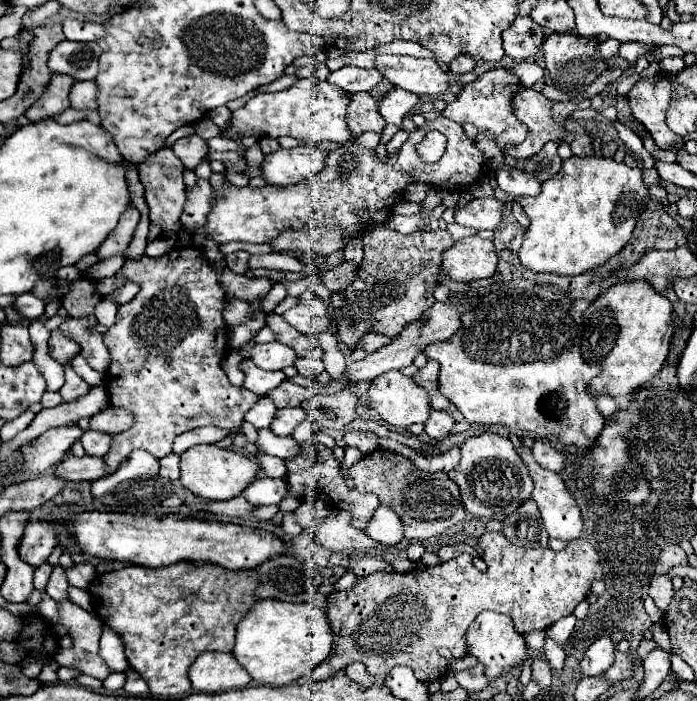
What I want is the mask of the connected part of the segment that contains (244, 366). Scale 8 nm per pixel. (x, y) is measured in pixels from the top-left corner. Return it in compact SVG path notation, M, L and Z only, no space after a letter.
M242 360L240 362L240 370L244 372L244 388L252 390L258 396L266 396L270 390L274 390L276 386L280 386L284 382L284 372L266 372L260 370L252 360Z

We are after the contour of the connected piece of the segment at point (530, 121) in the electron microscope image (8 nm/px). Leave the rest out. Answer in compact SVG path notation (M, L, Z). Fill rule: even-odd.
M522 88L514 98L514 114L530 128L528 138L520 146L510 146L504 154L514 158L530 158L550 140L562 140L564 128L560 128L550 116L552 100L532 88Z

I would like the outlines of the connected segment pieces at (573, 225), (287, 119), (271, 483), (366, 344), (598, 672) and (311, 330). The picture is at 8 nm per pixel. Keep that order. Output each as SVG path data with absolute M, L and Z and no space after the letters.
M572 156L562 162L562 168L554 178L542 184L542 192L538 196L522 196L518 202L530 218L530 226L526 228L522 246L518 250L520 264L534 272L576 276L602 266L626 246L640 212L646 208L648 188L642 180L640 168L630 168L624 162L616 162L612 158L602 156Z
M316 76L300 78L288 90L272 92L272 94L258 94L250 98L244 108L234 112L232 128L240 136L260 132L262 136L270 136L270 138L292 136L292 138L304 140L306 144L318 144L322 140L346 144L352 140L352 132L348 130L346 120L344 120L348 102L350 100L344 96L344 90L332 86L330 82L318 80Z
M260 478L254 480L242 496L252 506L264 506L264 504L280 504L280 500L286 496L286 484L282 478Z
M370 332L370 334L366 334L360 342L362 342L364 352L374 352L376 348L384 346L386 342L392 342L392 338L388 338L388 336L380 336L380 334L376 334L376 332Z
M602 636L586 650L580 662L580 674L582 676L602 676L608 672L612 662L614 662L614 644L610 636Z
M308 298L296 304L294 308L286 310L282 318L294 326L296 330L304 334L316 334L316 332L326 332L330 328L330 318L328 318L328 306L318 298Z

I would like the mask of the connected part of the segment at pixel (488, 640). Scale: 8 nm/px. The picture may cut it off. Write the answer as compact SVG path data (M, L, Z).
M492 610L480 612L478 618L470 624L466 632L466 646L468 654L474 656L484 666L484 674L490 682L494 682L498 676L506 676L516 664L524 664L528 660L528 648L524 636L512 630L512 620L508 616Z

